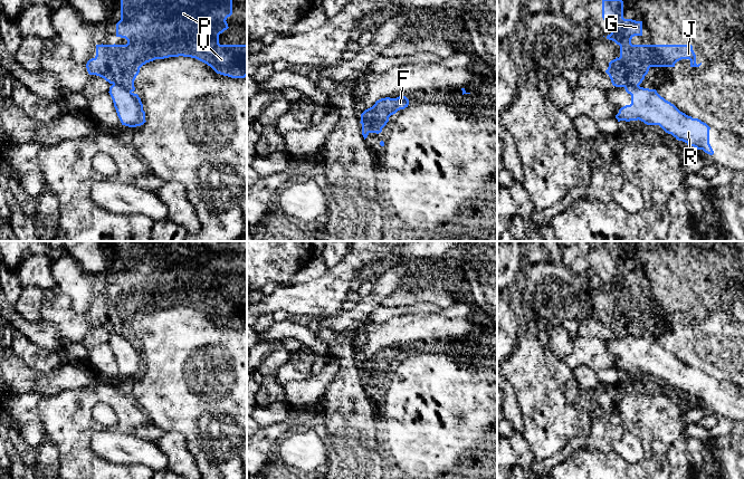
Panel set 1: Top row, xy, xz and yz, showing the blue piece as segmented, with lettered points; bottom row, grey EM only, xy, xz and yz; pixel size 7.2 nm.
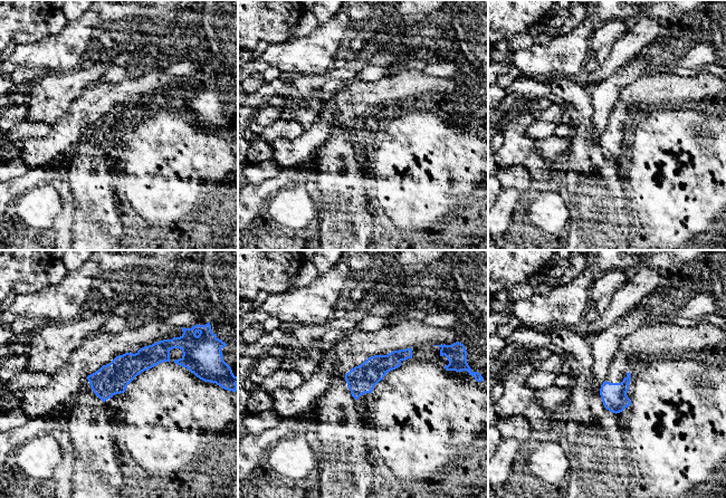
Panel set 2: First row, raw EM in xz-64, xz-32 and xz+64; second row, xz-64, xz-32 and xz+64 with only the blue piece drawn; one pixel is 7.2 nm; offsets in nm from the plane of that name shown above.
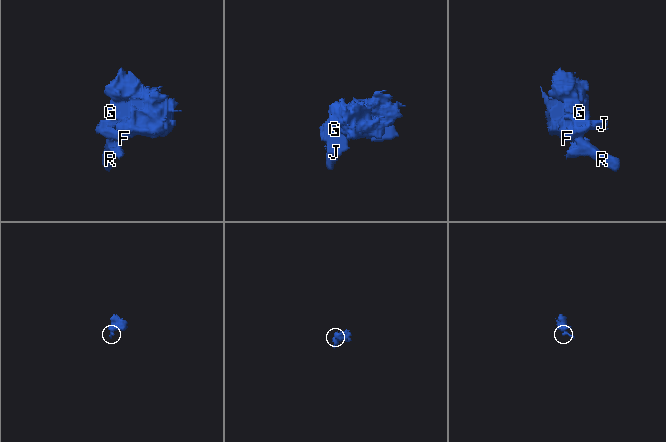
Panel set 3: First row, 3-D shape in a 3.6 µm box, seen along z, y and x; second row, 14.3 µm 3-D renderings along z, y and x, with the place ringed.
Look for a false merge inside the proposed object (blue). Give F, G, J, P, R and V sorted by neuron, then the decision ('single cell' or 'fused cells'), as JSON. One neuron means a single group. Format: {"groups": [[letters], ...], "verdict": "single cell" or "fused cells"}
{"groups": [["F", "G", "J", "P", "V"], ["R"]], "verdict": "fused cells"}

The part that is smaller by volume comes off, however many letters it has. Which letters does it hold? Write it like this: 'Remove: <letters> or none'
Remove: R

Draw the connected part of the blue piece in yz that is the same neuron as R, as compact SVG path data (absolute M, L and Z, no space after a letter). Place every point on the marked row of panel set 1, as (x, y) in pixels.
M627 85L624 89L631 95L631 104L619 109L616 115L618 122L639 119L647 125L659 125L666 133L688 146L703 150L709 155L714 154L709 144L710 127L706 123L680 112L656 89L633 85Z

